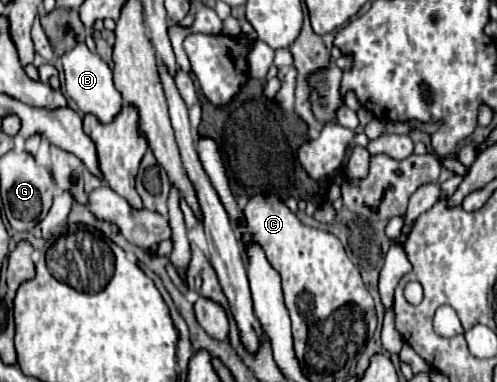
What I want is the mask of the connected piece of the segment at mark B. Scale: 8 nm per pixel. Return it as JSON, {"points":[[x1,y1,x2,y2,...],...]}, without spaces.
{"points":[[77,44,69,54,63,54,61,62,65,72,65,92,77,102,79,110,93,114,101,124,113,122,123,108,121,94,113,86,113,70,97,54,91,54,85,44]]}

